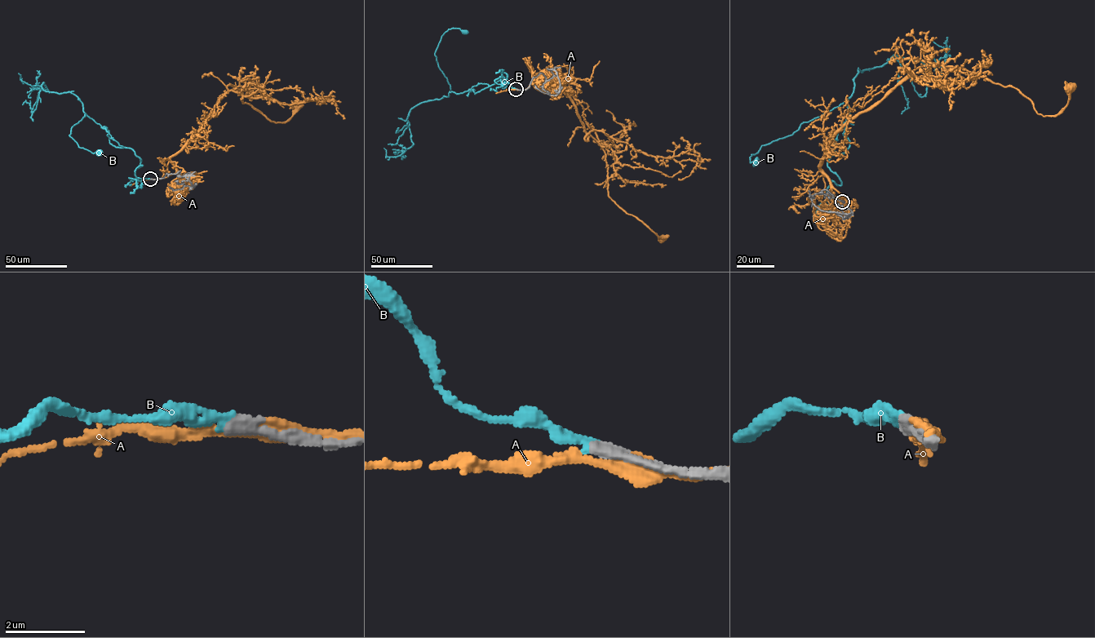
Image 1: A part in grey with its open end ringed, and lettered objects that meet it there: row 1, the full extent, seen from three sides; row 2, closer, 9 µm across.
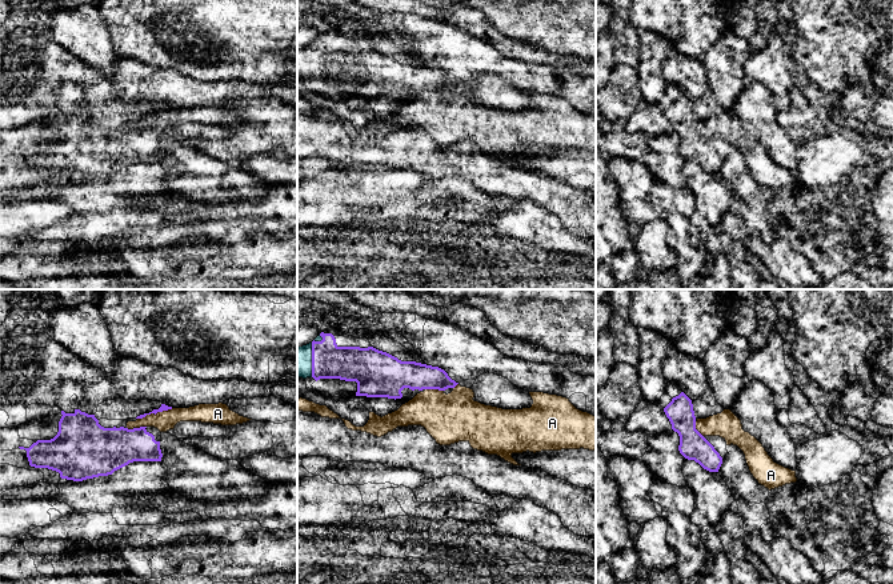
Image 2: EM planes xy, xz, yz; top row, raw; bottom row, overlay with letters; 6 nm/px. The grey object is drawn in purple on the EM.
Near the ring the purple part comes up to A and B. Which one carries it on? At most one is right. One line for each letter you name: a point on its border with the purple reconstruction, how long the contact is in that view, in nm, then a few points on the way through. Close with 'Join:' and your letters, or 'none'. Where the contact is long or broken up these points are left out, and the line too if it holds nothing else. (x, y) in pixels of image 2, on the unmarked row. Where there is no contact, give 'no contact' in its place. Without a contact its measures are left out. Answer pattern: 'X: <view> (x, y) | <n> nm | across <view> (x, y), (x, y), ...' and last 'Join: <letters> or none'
B: xz (312, 62) | 200 nm
Join: B

